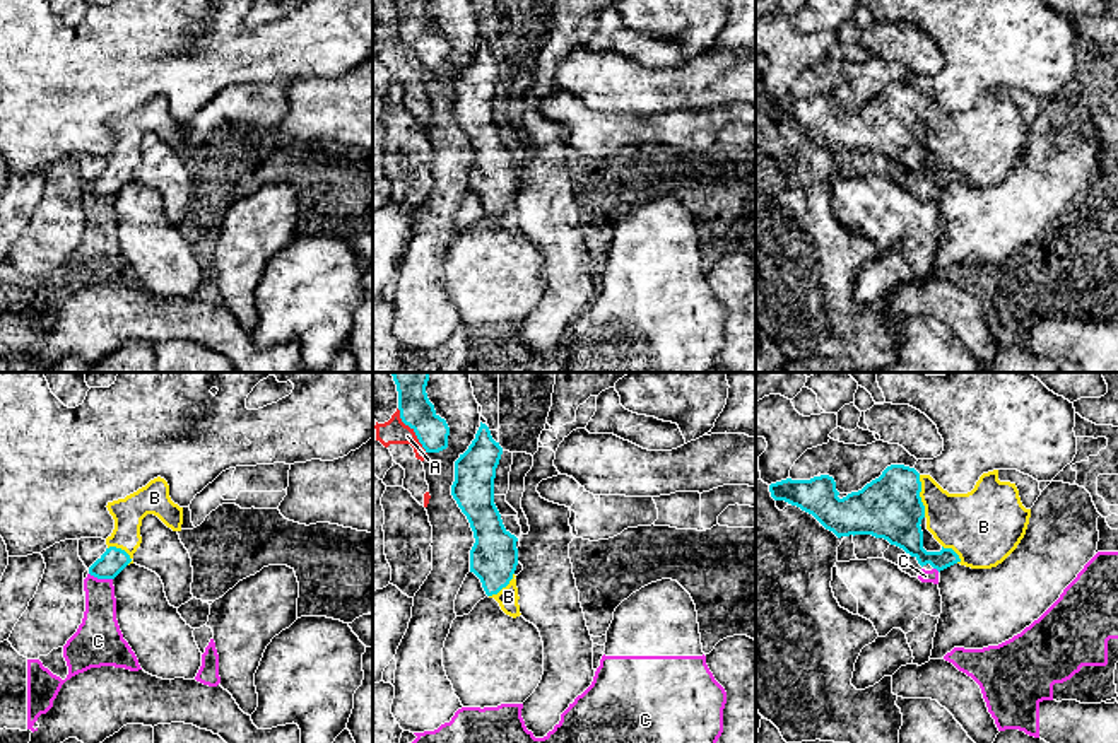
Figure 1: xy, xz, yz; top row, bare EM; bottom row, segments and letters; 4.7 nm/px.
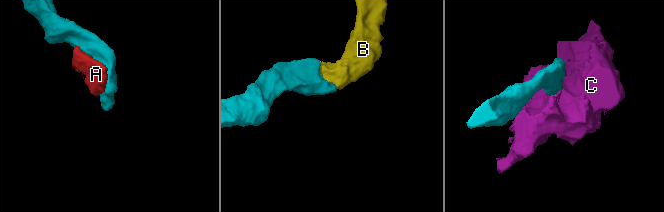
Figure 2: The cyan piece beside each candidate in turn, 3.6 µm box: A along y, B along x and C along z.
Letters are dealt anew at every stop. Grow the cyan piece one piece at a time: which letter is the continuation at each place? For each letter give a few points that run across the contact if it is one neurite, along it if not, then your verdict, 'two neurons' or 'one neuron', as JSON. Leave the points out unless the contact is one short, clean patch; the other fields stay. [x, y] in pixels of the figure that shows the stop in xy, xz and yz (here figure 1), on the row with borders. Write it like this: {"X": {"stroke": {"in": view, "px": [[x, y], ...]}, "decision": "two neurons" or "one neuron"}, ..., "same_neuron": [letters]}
{"A": {"decision": "two neurons"}, "B": {"decision": "one neuron"}, "C": {"stroke": {"in": "xy", "px": [[89, 573], [111, 579]]}, "decision": "two neurons"}, "same_neuron": ["B"]}

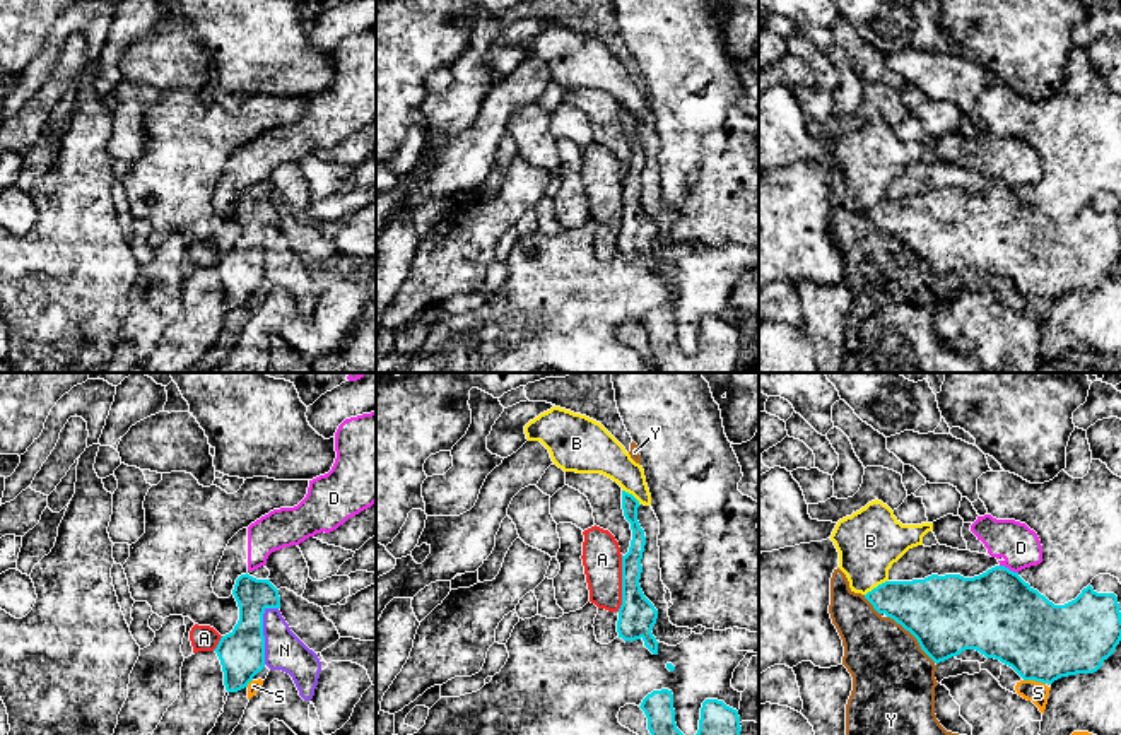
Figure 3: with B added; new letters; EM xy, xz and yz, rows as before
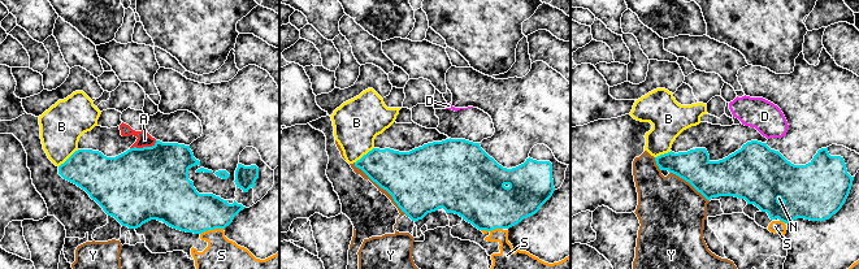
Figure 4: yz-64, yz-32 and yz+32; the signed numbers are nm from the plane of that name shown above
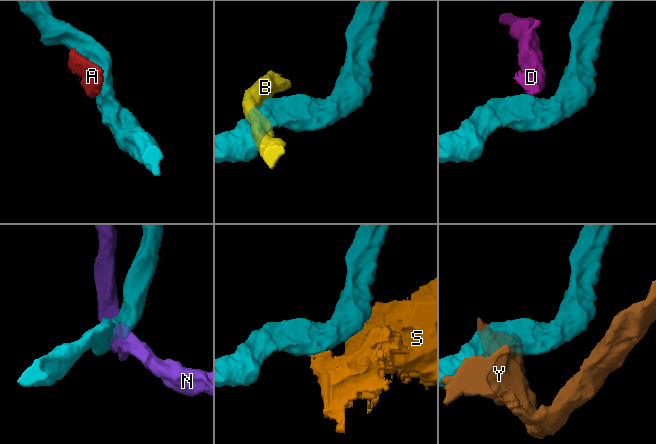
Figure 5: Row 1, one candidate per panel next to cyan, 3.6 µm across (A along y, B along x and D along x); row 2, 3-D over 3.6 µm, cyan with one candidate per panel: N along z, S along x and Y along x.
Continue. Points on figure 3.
{"A": {"decision": "two neurons"}, "B": {"decision": "two neurons"}, "D": {"stroke": {"in": "yz", "px": [[1000, 564], [1017, 573]]}, "decision": "two neurons"}, "N": {"decision": "two neurons"}, "S": {"stroke": {"in": "yz", "px": [[1024, 679], [1044, 684]]}, "decision": "two neurons"}, "Y": {"decision": "two neurons"}, "same_neuron": []}

